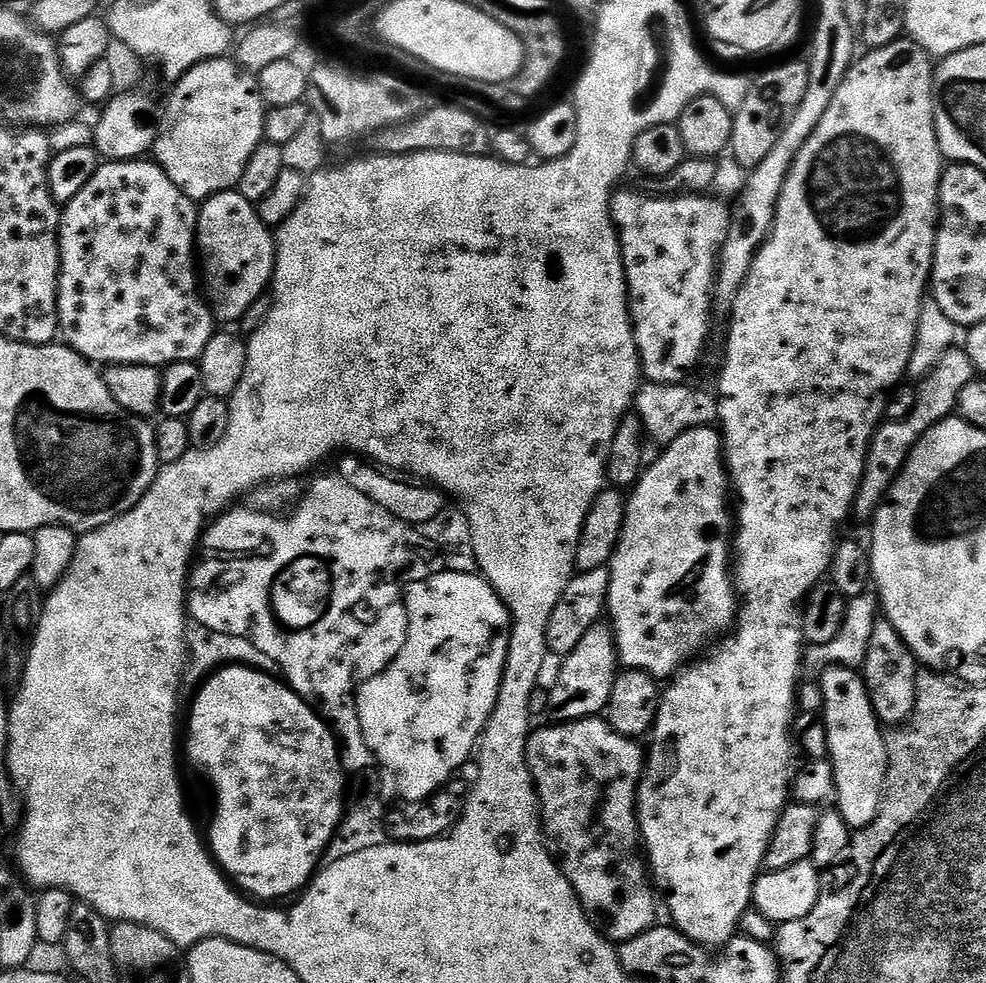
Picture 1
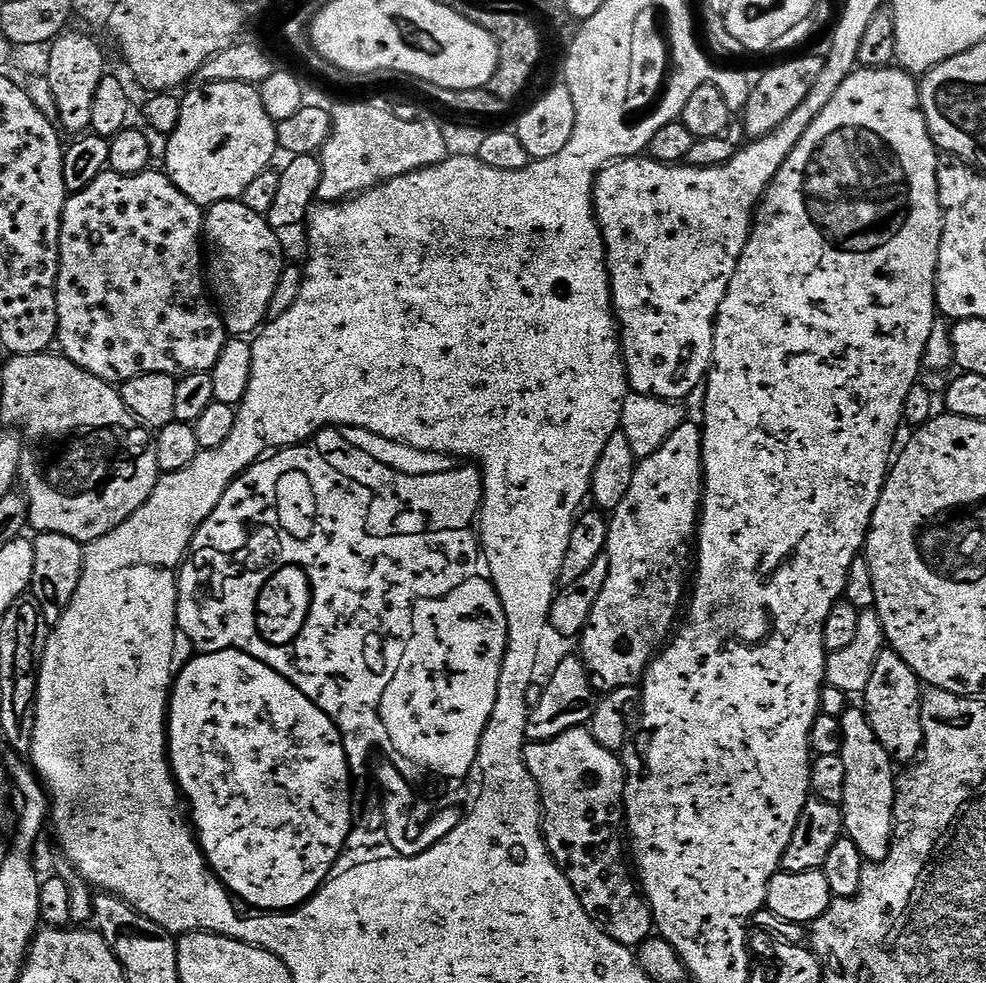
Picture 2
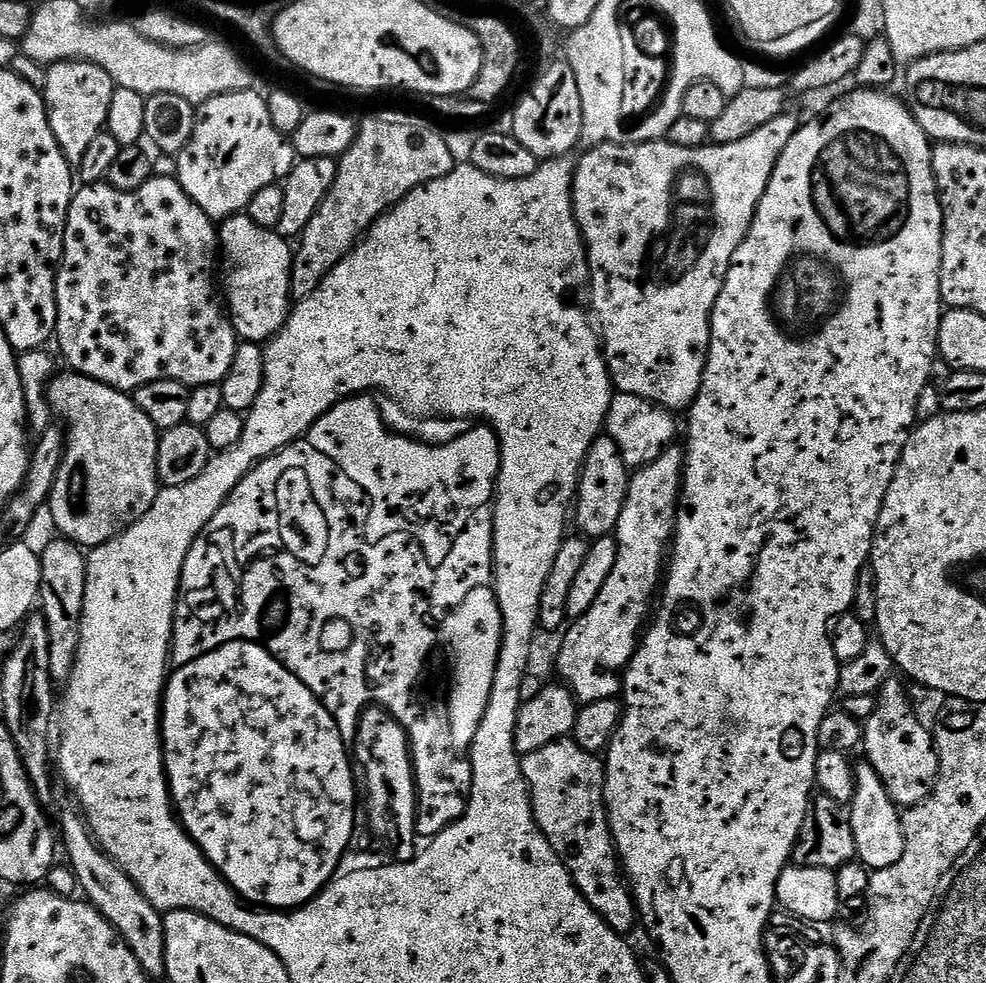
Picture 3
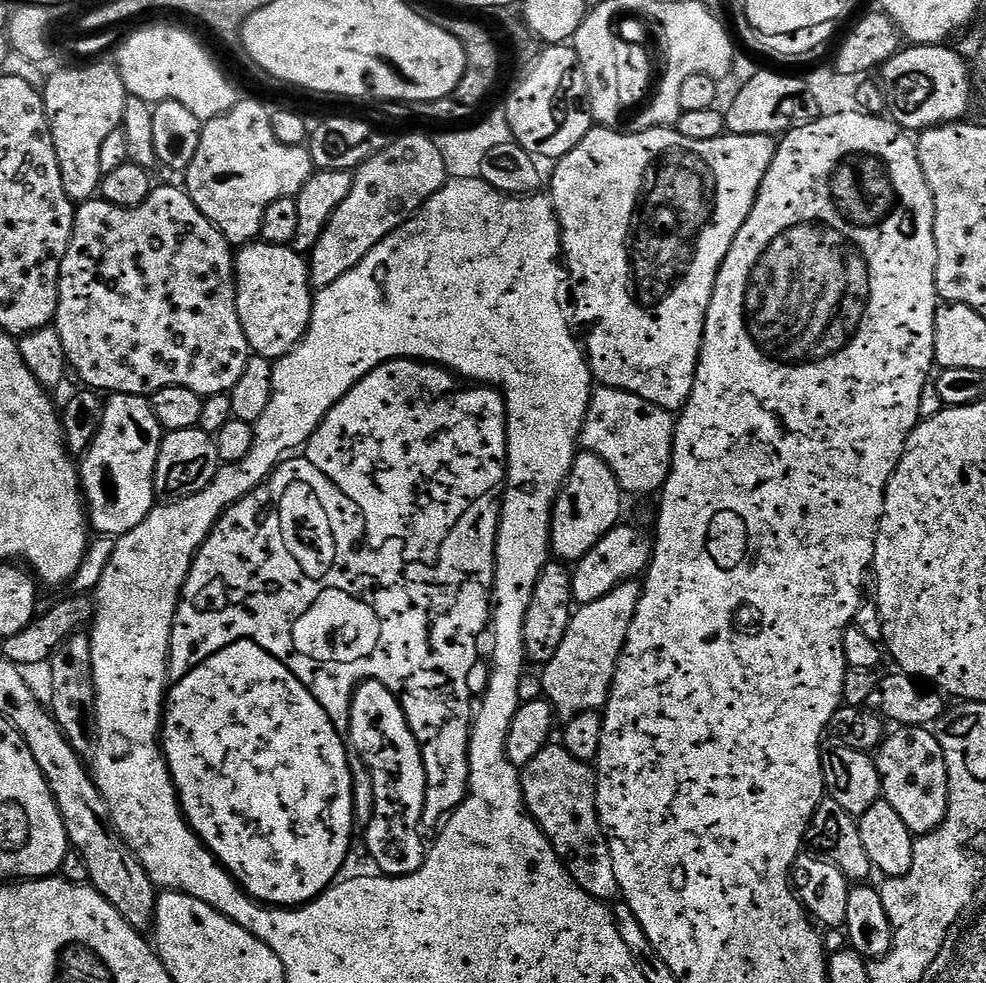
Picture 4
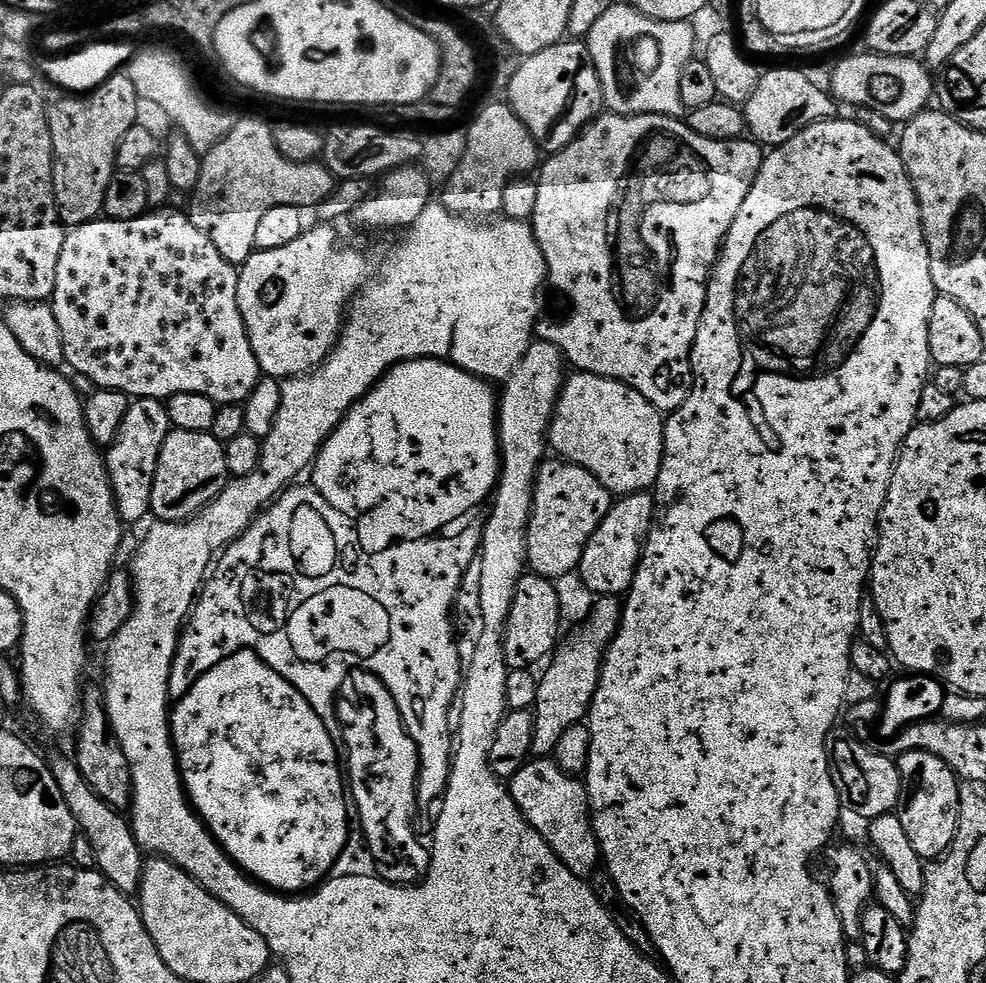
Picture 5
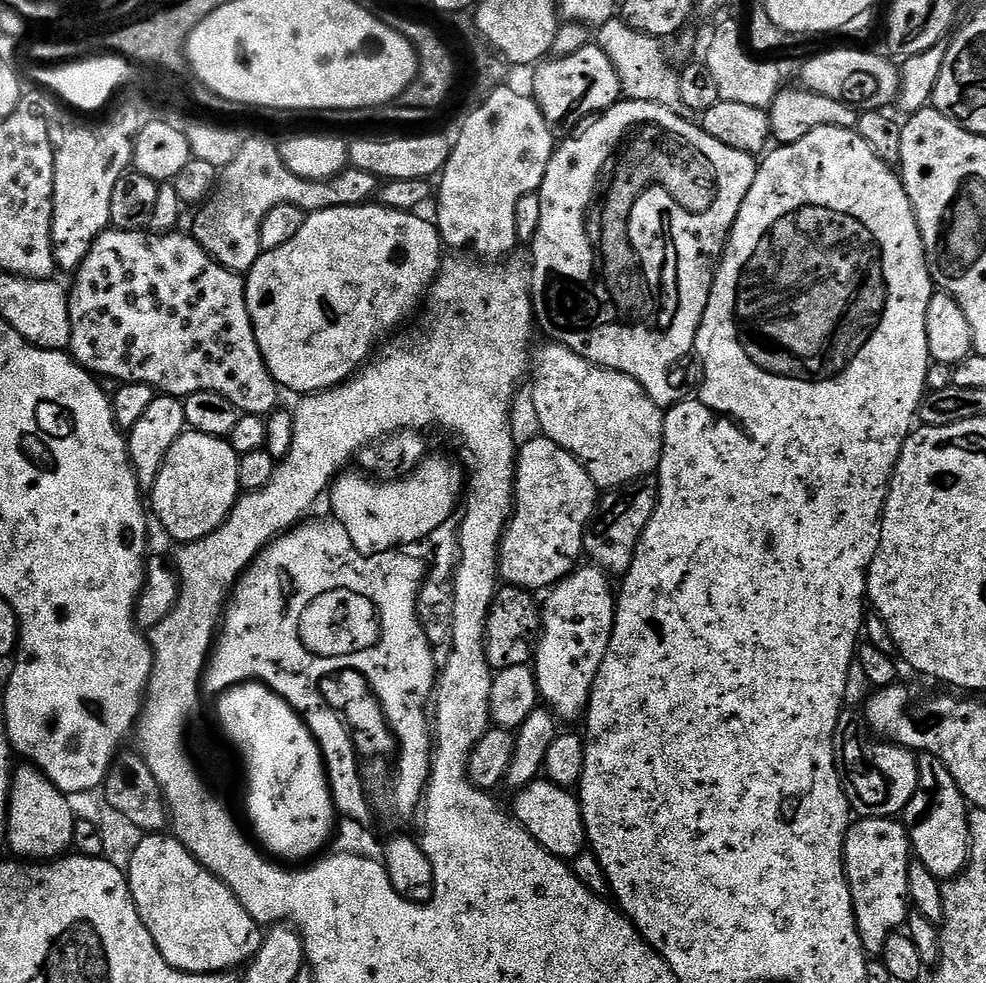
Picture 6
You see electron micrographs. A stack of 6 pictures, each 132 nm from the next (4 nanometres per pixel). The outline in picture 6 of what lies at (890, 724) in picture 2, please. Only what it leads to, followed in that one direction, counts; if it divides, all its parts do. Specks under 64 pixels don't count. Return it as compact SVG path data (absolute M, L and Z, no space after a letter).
M921 755L918 786L902 813L915 859L941 882L955 880L968 864L968 814L970 805L954 782L950 770L938 758Z

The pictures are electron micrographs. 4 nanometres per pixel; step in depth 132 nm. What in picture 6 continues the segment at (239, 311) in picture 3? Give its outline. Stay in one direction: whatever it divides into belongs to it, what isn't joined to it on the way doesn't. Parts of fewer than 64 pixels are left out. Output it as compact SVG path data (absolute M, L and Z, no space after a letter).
M369 202L349 208L327 208L321 212L307 213L302 230L298 230L298 234L294 234L294 238L290 238L286 246L278 246L278 250L261 252L252 269L246 273L244 293L248 303L248 313L254 326L254 338L277 385L284 390L289 388L292 392L300 392L299 394L323 393L328 388L337 388L344 381L357 375L369 363L376 340L390 335L407 318L408 312L414 311L419 306L423 296L425 299L426 293L431 289L436 277L440 275L442 267L440 248L442 249L440 231L431 219L423 220L416 212L399 212L393 208L383 208L379 202Z

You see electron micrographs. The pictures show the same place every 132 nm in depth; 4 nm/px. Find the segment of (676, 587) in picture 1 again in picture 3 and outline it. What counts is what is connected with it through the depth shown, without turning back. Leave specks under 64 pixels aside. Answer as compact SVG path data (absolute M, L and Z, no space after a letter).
M667 448L654 462L631 473L626 502L622 506L622 514L618 514L614 533L614 570L610 570L610 578L606 578L602 590L598 590L594 606L590 606L586 614L575 617L563 633L564 641L556 656L556 672L561 677L557 677L581 705L621 695L621 673L636 653L642 629L650 616L648 603L655 592L657 595L666 568L666 549L674 536L686 463L685 453L681 449L679 452L678 448Z

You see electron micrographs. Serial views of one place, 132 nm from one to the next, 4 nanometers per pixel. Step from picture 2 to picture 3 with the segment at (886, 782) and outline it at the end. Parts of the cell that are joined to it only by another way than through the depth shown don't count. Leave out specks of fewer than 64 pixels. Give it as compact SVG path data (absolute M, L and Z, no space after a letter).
M866 762L855 765L856 789L850 807L847 809L850 826L854 830L854 846L859 863L868 870L889 868L902 858L904 849L904 821L902 812L892 803L882 778Z

